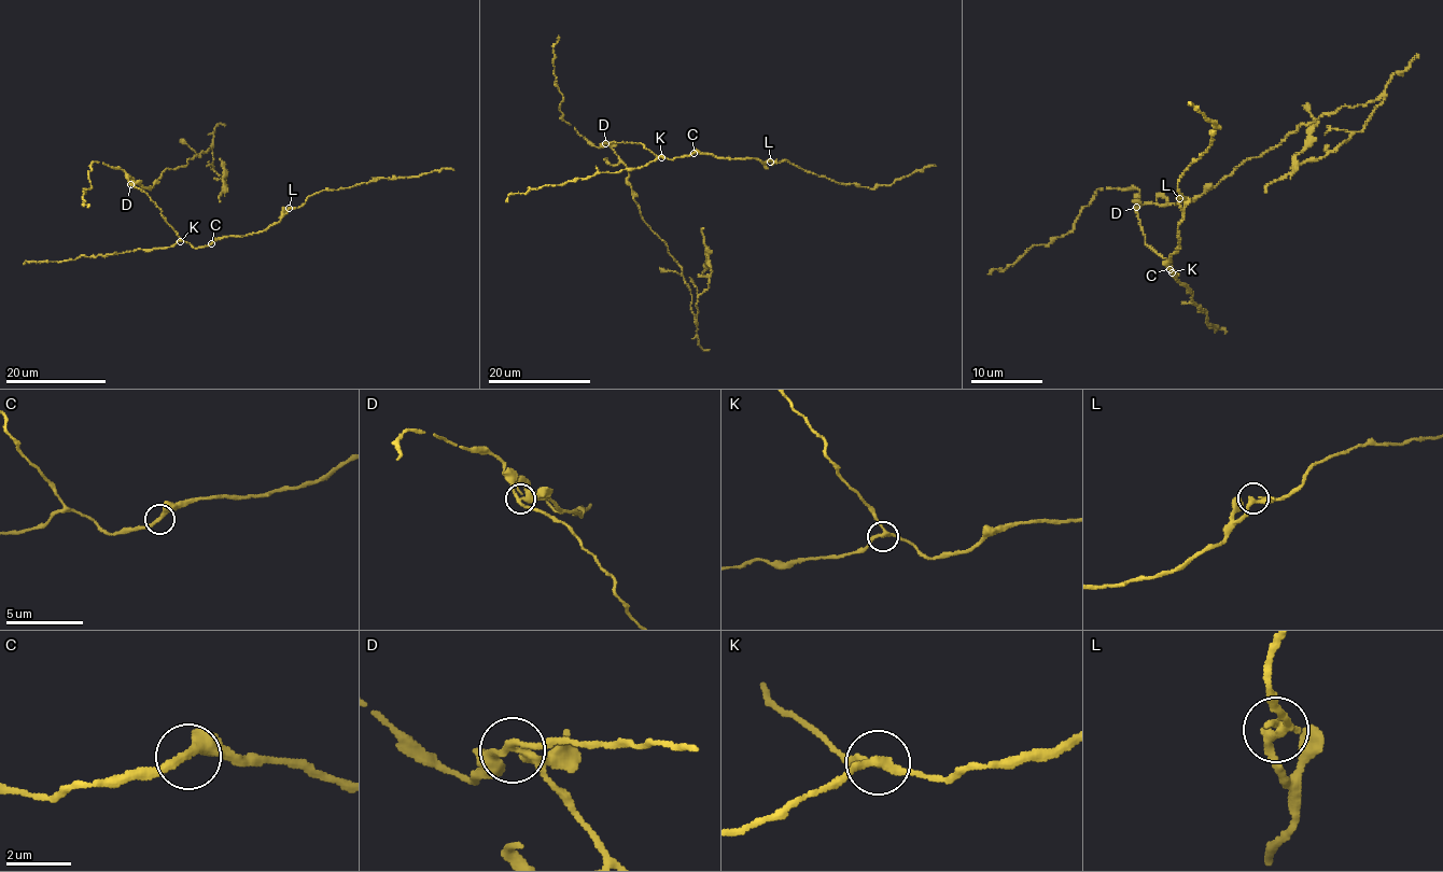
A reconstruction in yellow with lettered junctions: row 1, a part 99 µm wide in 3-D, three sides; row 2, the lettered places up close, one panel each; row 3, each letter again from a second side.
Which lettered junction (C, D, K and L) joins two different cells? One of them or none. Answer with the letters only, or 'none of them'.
D

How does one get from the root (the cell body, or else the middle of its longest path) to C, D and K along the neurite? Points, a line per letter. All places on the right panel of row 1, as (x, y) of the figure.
C: (1143, 231), (1145, 243), (1168, 262), (1171, 269), (1177, 272), (1175, 278), (1170, 269)
D: (1143, 231), (1136, 208)
K: (1143, 231), (1145, 243), (1170, 263), (1172, 272)

